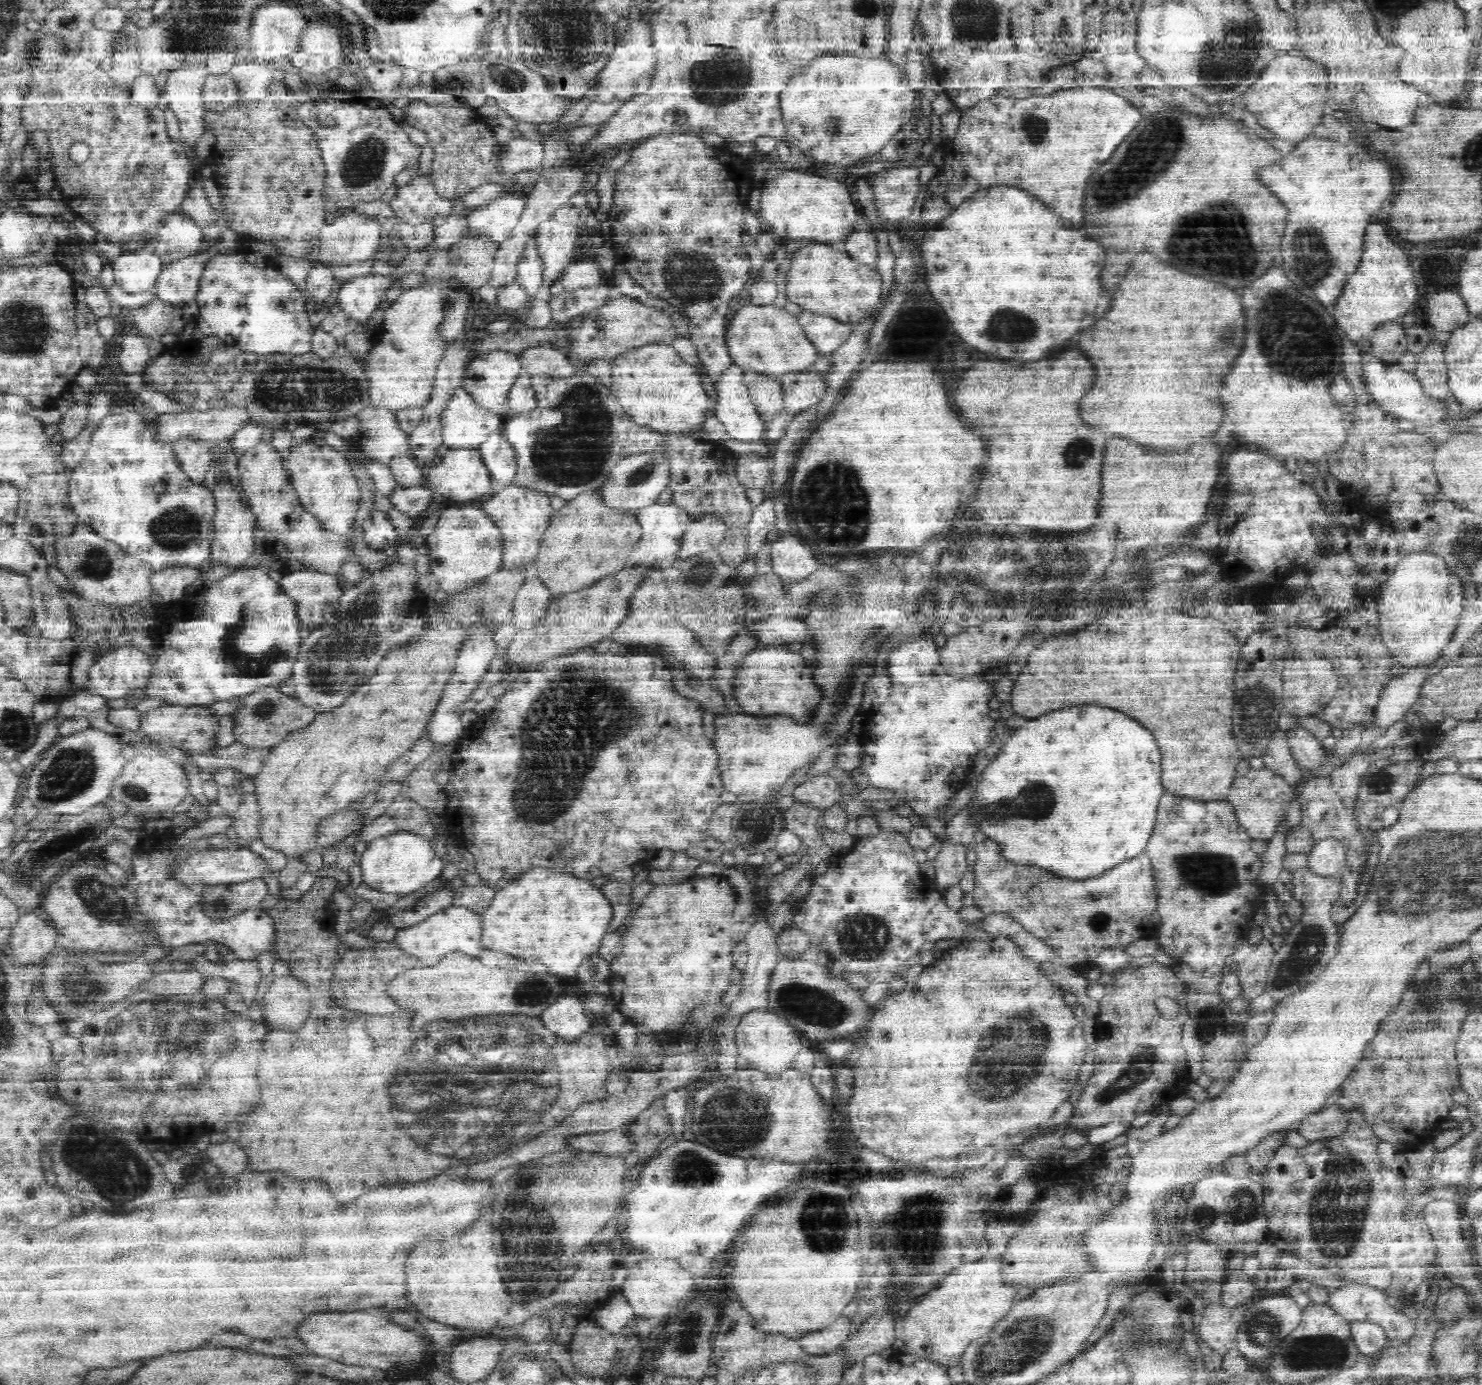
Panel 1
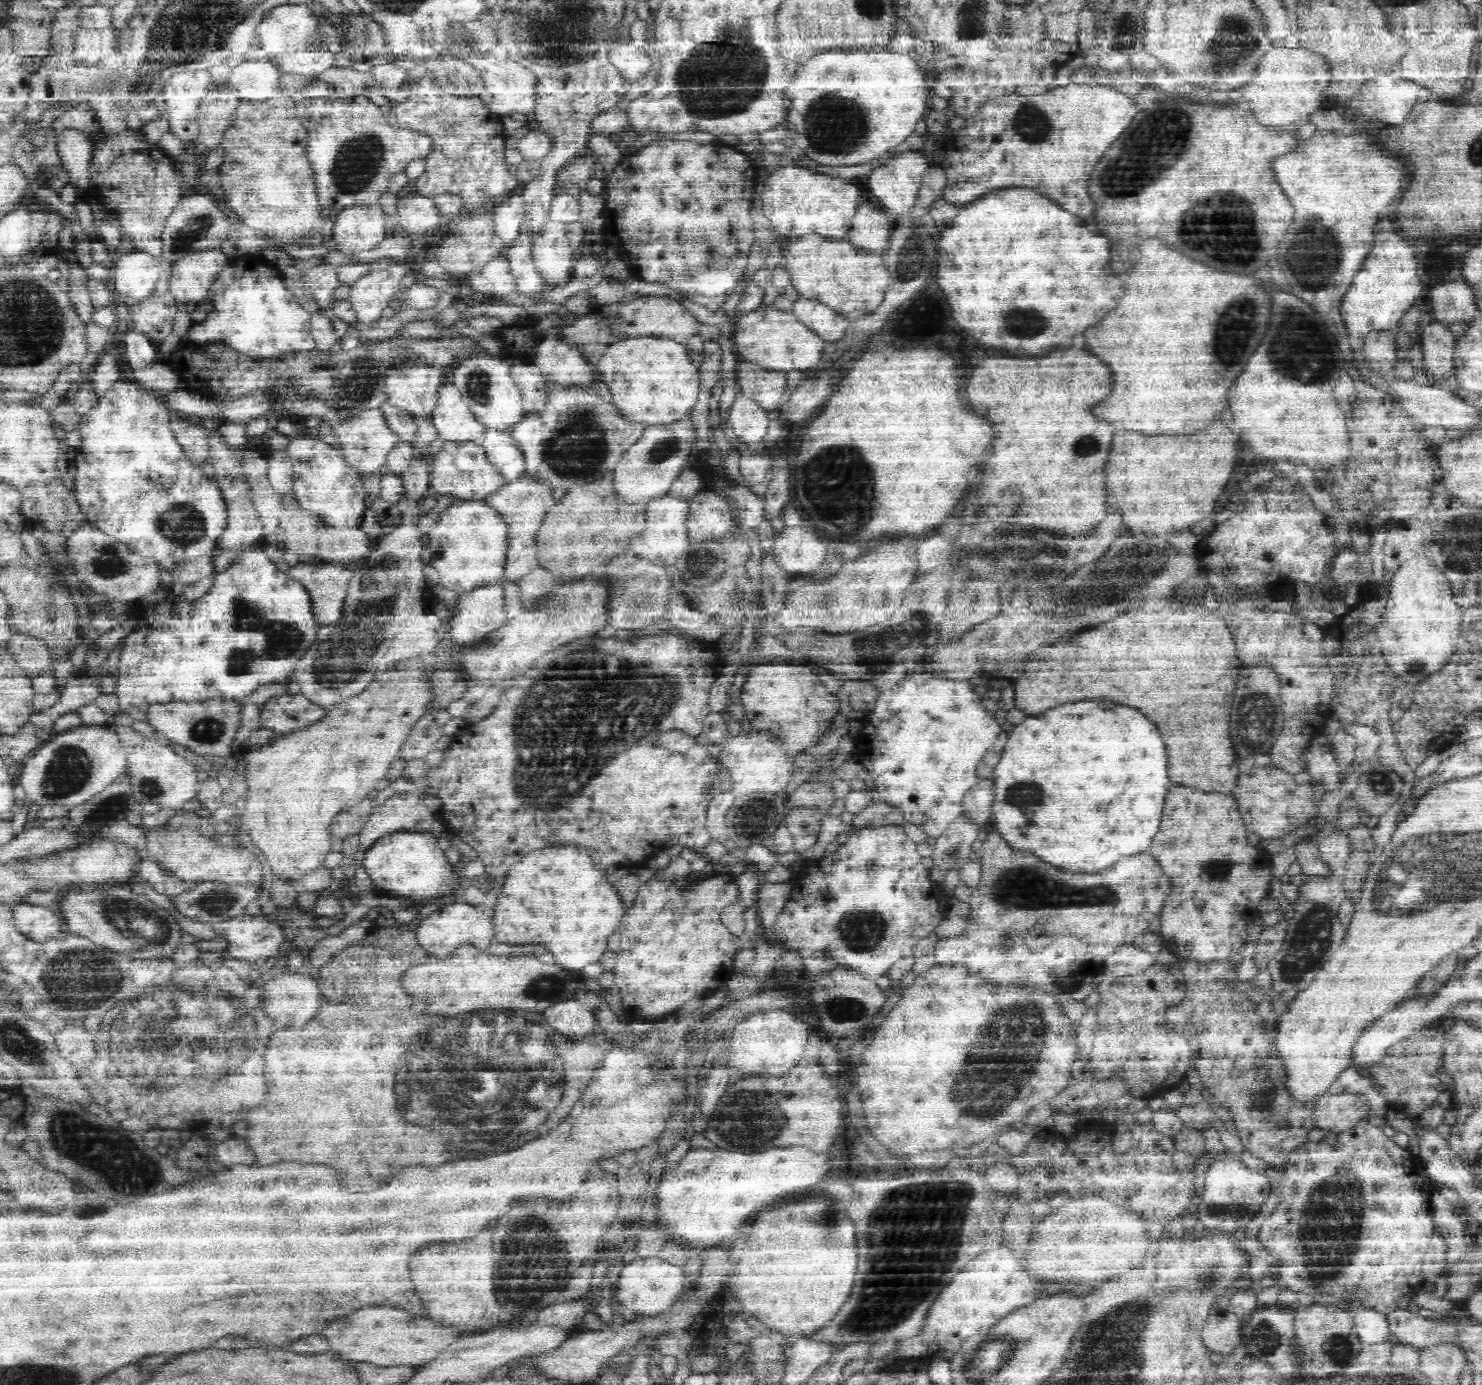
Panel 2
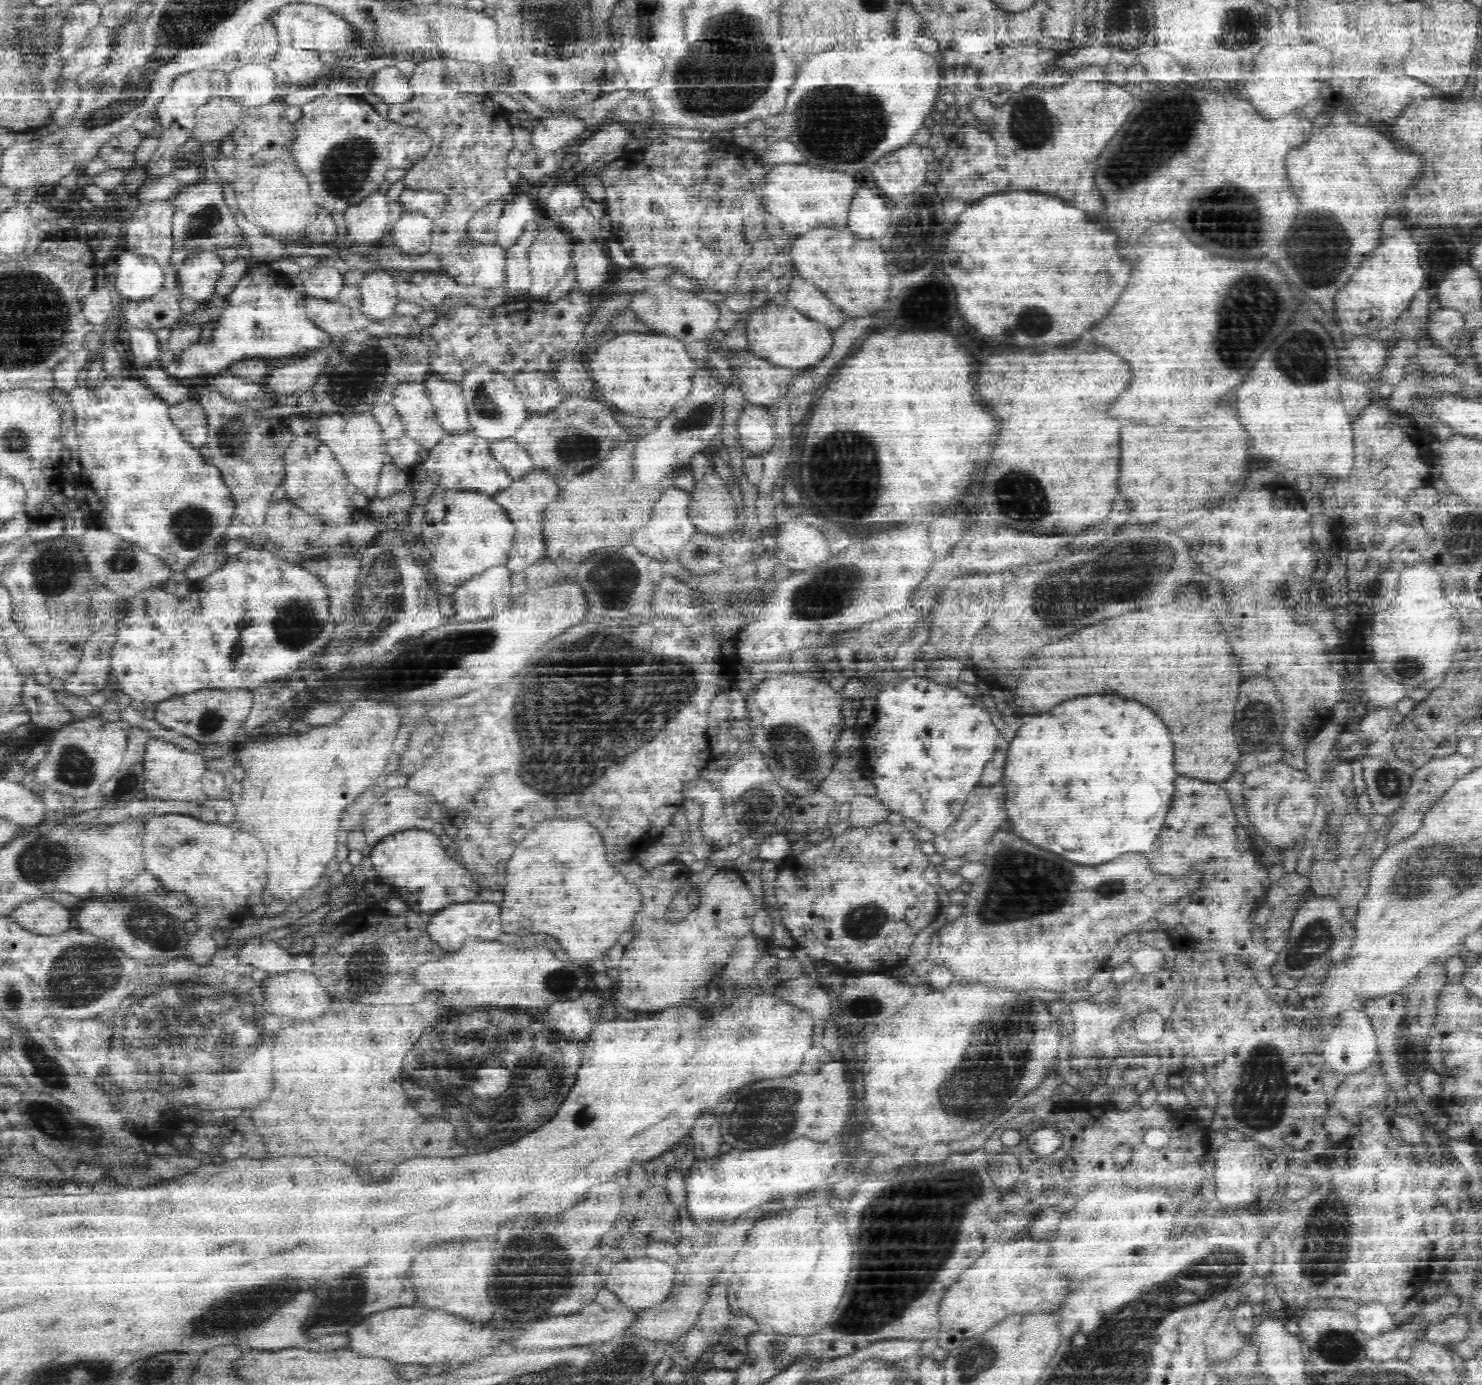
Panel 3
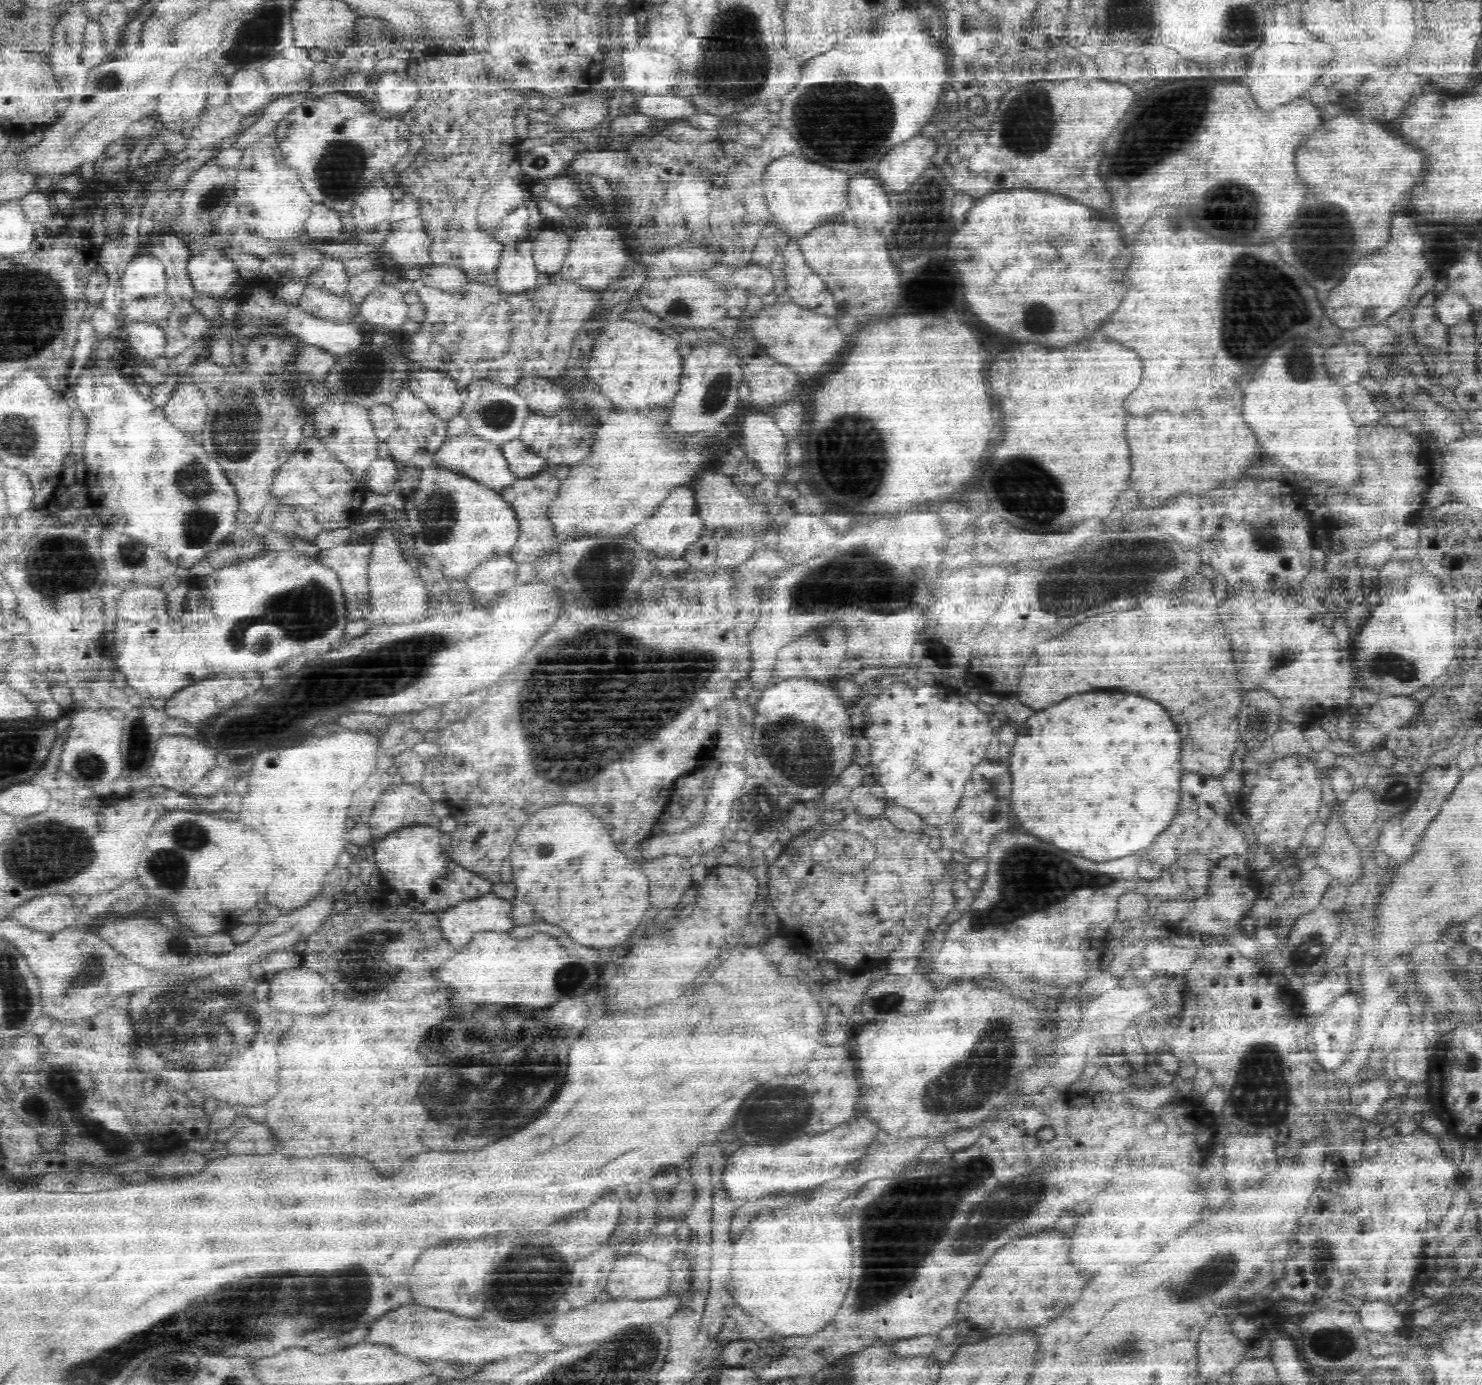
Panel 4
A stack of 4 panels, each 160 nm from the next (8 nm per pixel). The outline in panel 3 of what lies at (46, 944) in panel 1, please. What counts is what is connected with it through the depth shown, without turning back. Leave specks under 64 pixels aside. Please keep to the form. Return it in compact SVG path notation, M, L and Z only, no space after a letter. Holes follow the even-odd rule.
M48 896L17 906L10 916L24 928L36 934L58 934L76 926L75 912L64 903Z

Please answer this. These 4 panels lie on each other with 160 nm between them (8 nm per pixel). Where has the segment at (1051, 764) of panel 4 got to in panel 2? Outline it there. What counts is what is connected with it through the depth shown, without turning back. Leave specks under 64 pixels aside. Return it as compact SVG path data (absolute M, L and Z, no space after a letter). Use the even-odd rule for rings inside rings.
M1078 700L1070 704L1056 706L1048 710L1042 716L1030 716L1022 724L1018 724L1010 740L1004 748L1002 760L995 766L993 777L995 780L994 810L991 820L995 821L997 831L1014 847L1034 852L1046 862L1052 862L1056 866L1062 866L1066 870L1078 870L1078 872L1098 872L1102 868L1112 866L1122 856L1132 856L1138 852L1144 852L1152 844L1152 840L1158 834L1163 810L1166 806L1166 796L1170 788L1174 786L1168 776L1168 752L1166 742L1156 728L1156 724L1144 716L1138 708L1116 704L1110 700Z

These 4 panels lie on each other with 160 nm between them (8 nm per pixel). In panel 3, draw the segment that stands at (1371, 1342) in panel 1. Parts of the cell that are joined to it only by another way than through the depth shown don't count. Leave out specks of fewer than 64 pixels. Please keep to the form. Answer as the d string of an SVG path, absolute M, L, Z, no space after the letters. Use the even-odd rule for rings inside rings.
M1372 1301L1356 1305L1354 1313L1359 1320L1359 1329L1368 1338L1397 1328L1394 1313L1383 1302Z

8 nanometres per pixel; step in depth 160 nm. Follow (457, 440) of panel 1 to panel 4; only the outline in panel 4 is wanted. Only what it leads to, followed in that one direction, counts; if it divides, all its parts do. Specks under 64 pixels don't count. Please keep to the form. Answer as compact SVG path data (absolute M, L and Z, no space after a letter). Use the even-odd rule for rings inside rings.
M414 365L408 372L403 387L445 421L462 409L462 391L458 390L454 381L440 370Z

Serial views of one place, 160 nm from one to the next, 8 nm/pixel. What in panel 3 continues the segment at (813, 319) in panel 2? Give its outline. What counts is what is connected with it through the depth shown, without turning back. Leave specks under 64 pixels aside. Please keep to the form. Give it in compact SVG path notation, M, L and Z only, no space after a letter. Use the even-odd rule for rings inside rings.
M792 264L793 277L787 291L787 305L802 310L802 314L810 314L810 318L818 318L818 321L826 323L832 330L847 322L849 319L845 312L832 300L828 300L812 281L808 282L806 277L798 276L800 270L796 272L794 266Z

